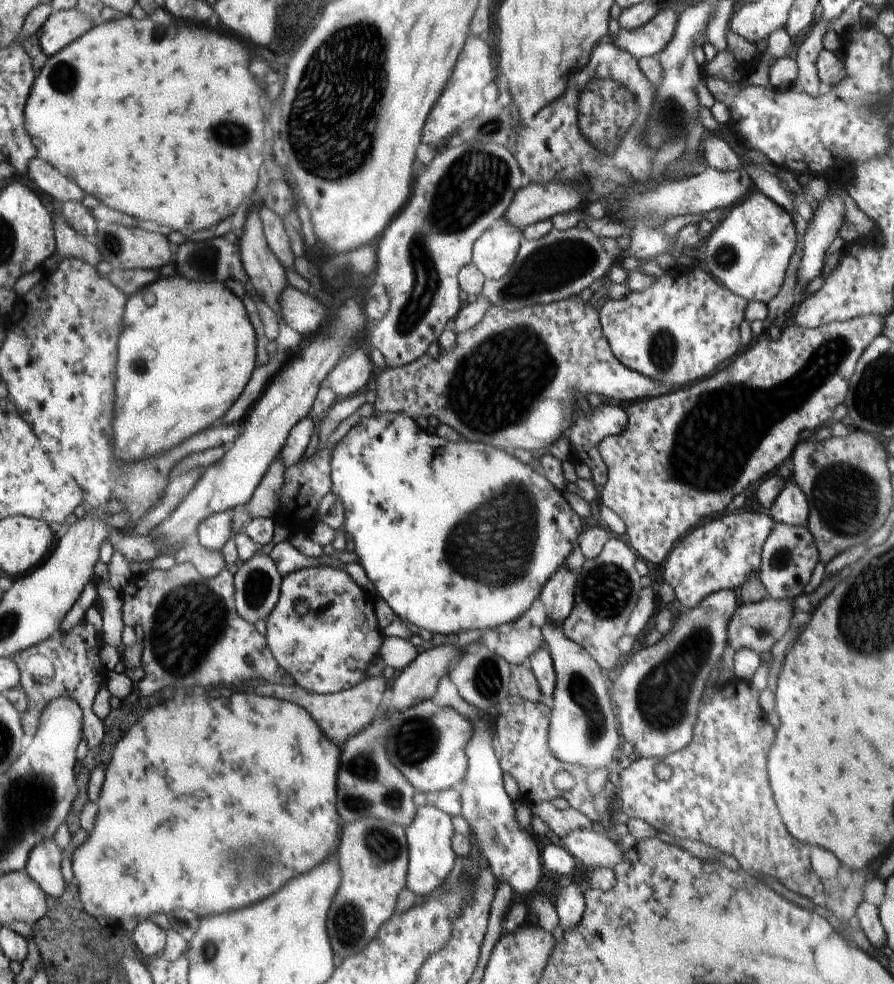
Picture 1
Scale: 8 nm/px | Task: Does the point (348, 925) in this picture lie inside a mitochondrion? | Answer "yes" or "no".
yes

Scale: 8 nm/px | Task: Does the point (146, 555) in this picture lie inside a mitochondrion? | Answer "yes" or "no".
no

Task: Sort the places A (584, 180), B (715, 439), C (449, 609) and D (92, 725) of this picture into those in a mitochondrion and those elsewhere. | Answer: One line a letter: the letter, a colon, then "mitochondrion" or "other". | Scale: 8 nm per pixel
A: other
B: mitochondrion
C: other
D: other

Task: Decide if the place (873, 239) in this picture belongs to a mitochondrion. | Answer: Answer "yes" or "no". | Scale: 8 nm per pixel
no

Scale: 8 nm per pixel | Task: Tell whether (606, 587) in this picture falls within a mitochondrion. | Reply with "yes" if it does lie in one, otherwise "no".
yes

